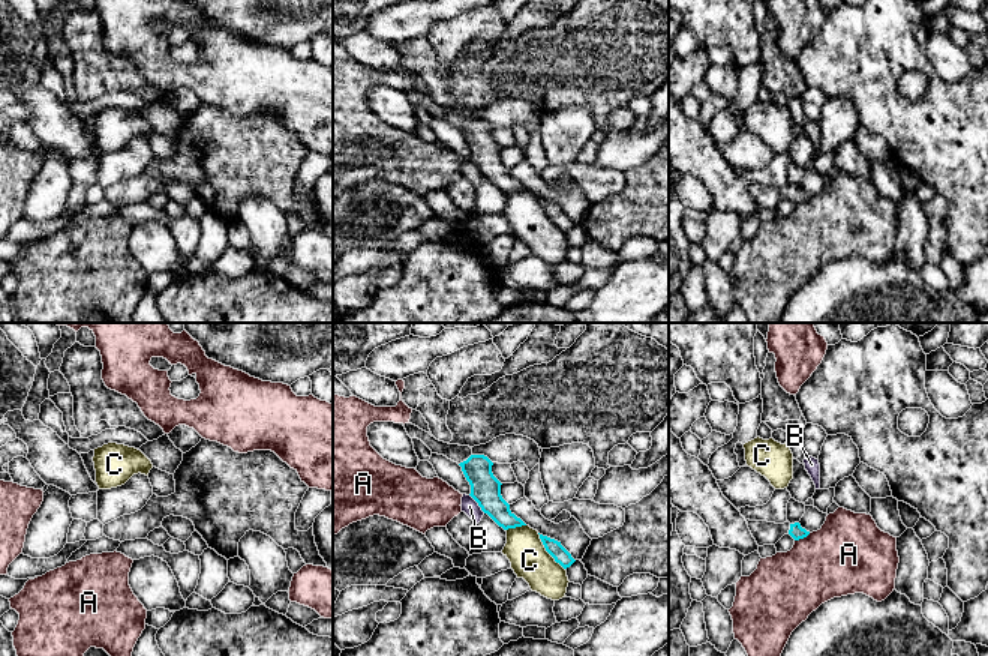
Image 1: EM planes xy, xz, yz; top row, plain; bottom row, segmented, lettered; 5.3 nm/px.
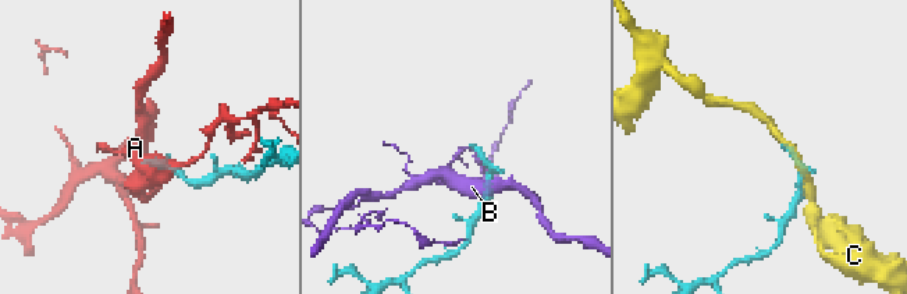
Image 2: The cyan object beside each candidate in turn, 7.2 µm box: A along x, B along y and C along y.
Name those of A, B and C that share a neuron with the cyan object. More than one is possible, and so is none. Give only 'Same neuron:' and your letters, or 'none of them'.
Same neuron: none of them

